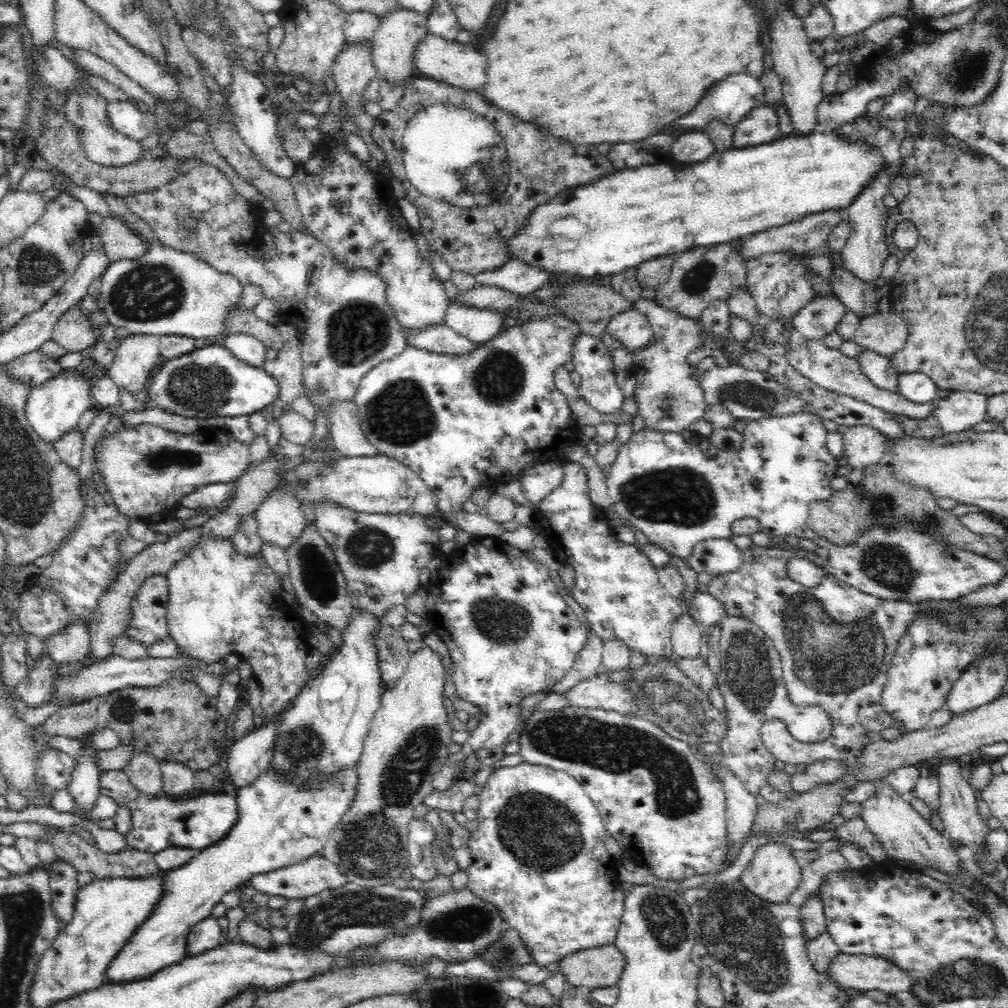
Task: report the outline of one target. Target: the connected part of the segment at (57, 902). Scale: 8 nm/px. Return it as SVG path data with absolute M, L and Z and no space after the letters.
M55 858L46 866L50 877L50 894L53 895L54 910L66 924L73 917L73 906L78 892L77 872L73 866Z

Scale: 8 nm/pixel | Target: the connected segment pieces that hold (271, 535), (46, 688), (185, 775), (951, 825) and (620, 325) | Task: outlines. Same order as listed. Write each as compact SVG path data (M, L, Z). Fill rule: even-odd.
M278 488L255 512L262 547L288 550L307 528L300 505L292 495Z
M43 650L42 658L34 662L28 674L15 686L15 694L28 708L40 708L54 695L56 677L56 666Z
M179 762L159 763L163 780L163 794L170 800L191 795L194 784L194 771Z
M941 758L938 770L935 770L940 785L940 808L938 815L943 822L945 835L950 839L962 843L969 850L977 849L983 842L984 837L991 831L987 821L978 813L978 805L974 789L968 779L962 774L963 764L954 758Z
M634 309L613 316L607 324L608 336L624 346L624 350L636 352L653 341L653 330L645 318Z

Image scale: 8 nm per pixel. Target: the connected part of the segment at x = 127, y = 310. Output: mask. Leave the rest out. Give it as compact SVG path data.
M101 194L110 212L122 217L136 235L144 238L149 244L149 250L140 258L131 261L116 261L108 266L102 276L100 305L105 309L109 324L121 329L125 334L182 336L198 340L212 340L209 344L224 344L228 338L226 322L230 316L238 314L244 306L242 301L243 284L230 274L215 270L209 263L198 258L194 253L174 250L156 240L154 232L142 218L126 208L126 204L115 194Z

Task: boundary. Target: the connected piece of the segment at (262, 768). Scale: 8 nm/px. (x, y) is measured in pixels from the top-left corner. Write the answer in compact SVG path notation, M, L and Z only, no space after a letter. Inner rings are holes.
M274 722L258 725L254 731L233 740L227 750L226 775L236 788L250 786L260 774L267 772L274 744Z

